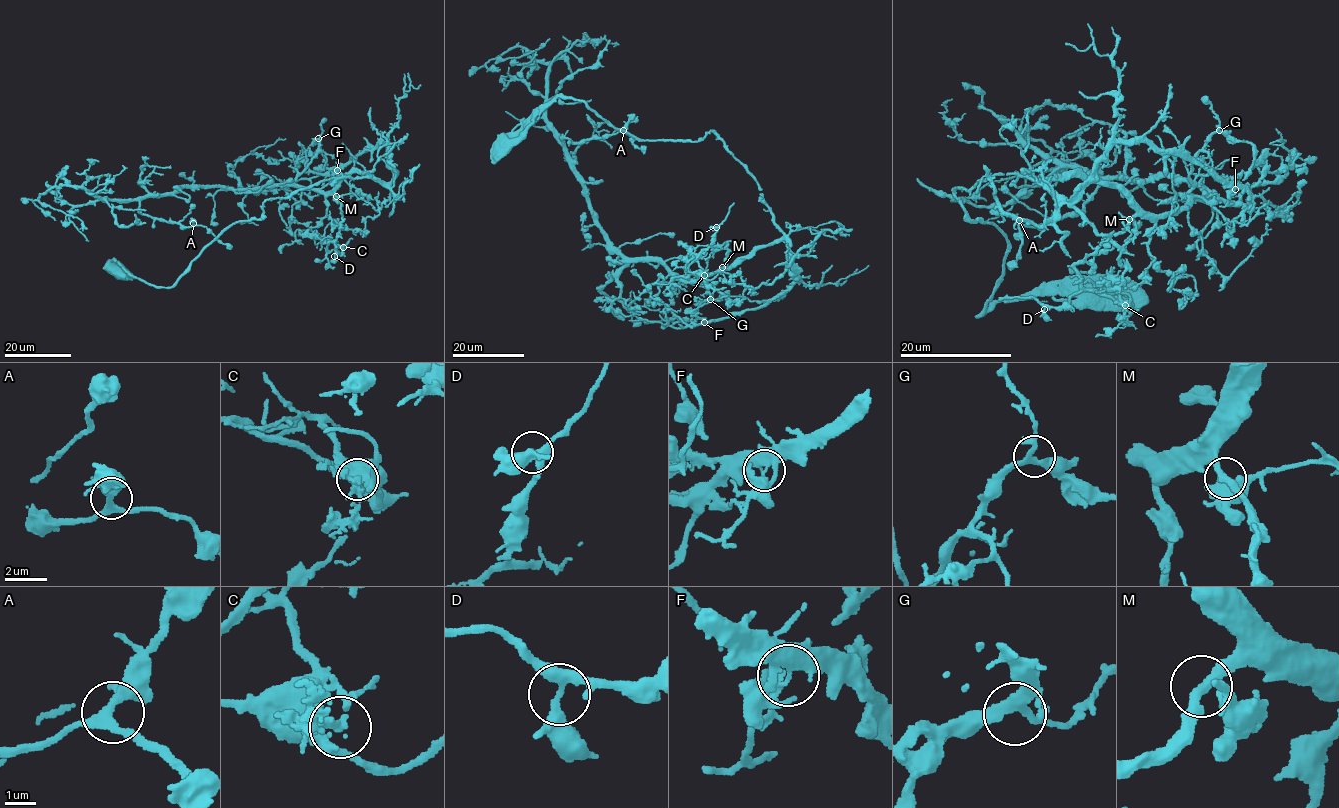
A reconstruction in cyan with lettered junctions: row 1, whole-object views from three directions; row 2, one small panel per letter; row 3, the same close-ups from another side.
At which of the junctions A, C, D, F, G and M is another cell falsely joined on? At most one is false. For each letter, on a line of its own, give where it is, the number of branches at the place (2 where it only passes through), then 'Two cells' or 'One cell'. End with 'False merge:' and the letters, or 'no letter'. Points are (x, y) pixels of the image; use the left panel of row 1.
A: Place: (193, 223). Branches: 3. One cell
C: Place: (343, 247). Branches: 5. Two cells
D: Place: (334, 256). Branches: 3. One cell
F: Place: (337, 170). Branches: 4. One cell
G: Place: (318, 138). Branches: 3. One cell
M: Place: (336, 196). Branches: 3. One cell
False merge: C

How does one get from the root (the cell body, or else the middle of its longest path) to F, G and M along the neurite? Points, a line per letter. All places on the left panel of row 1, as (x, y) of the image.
F: (113, 269), (170, 287), (228, 227), (260, 219), (266, 199), (393, 174), (379, 142), (337, 170)
G: (113, 269), (170, 287), (266, 199), (367, 175), (325, 192), (293, 182), (318, 138)
M: (113, 269), (170, 287), (228, 227), (260, 219), (266, 199), (367, 174), (342, 174), (336, 196)

